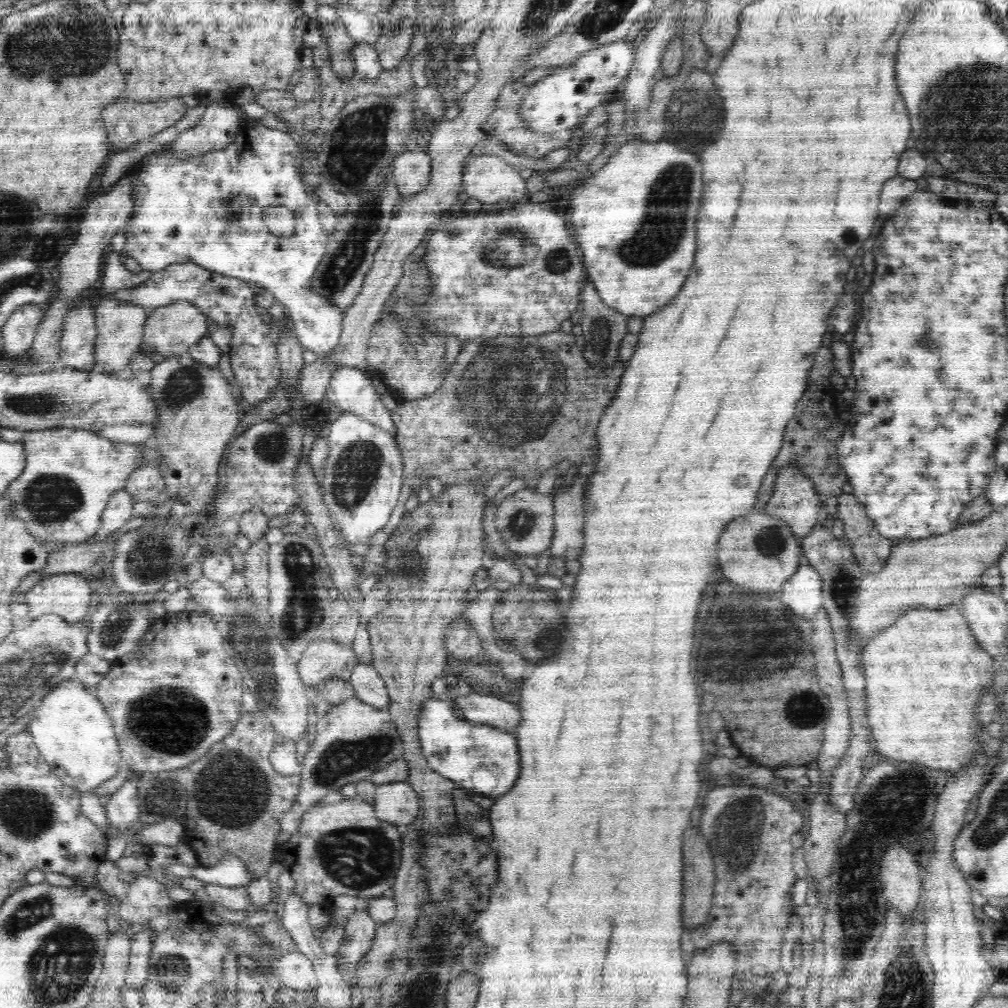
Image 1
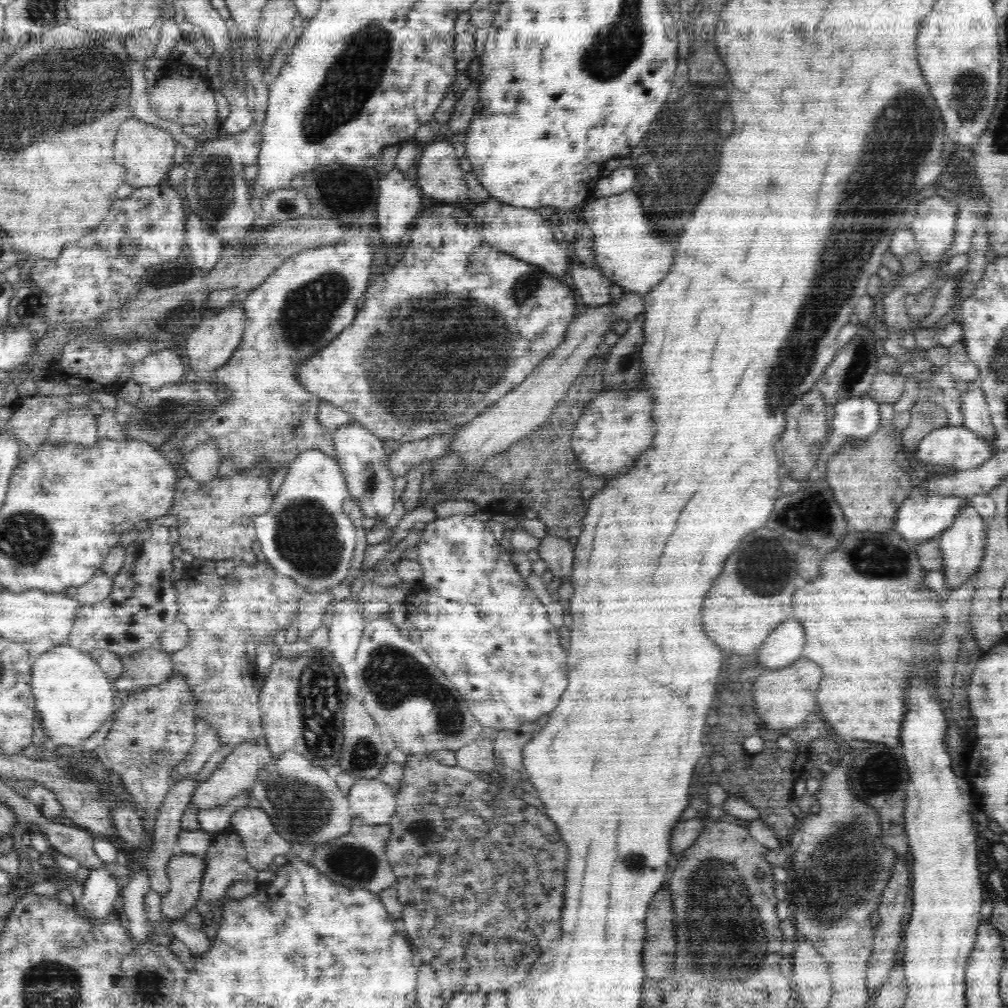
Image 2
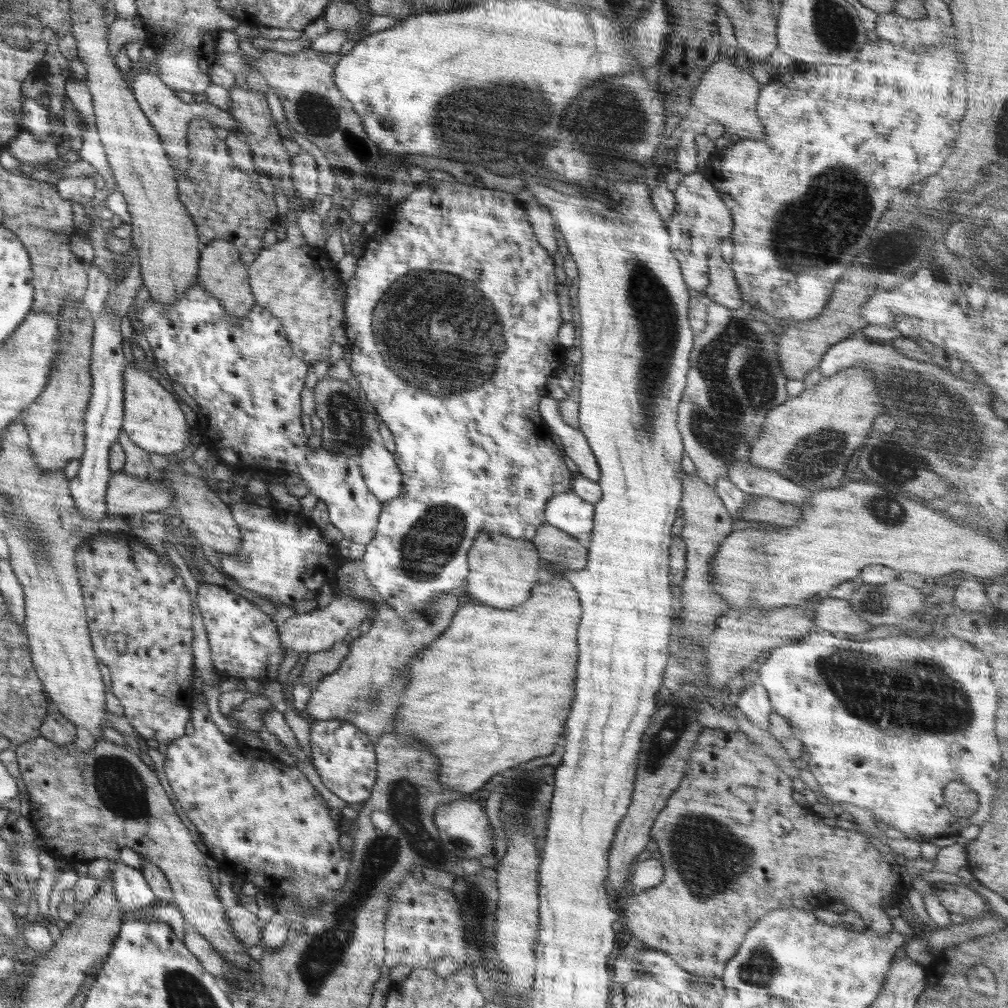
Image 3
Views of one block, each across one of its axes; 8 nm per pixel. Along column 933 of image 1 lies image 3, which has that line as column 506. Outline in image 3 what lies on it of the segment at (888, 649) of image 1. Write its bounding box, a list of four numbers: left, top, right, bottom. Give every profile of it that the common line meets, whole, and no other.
[394,576,580,792]

